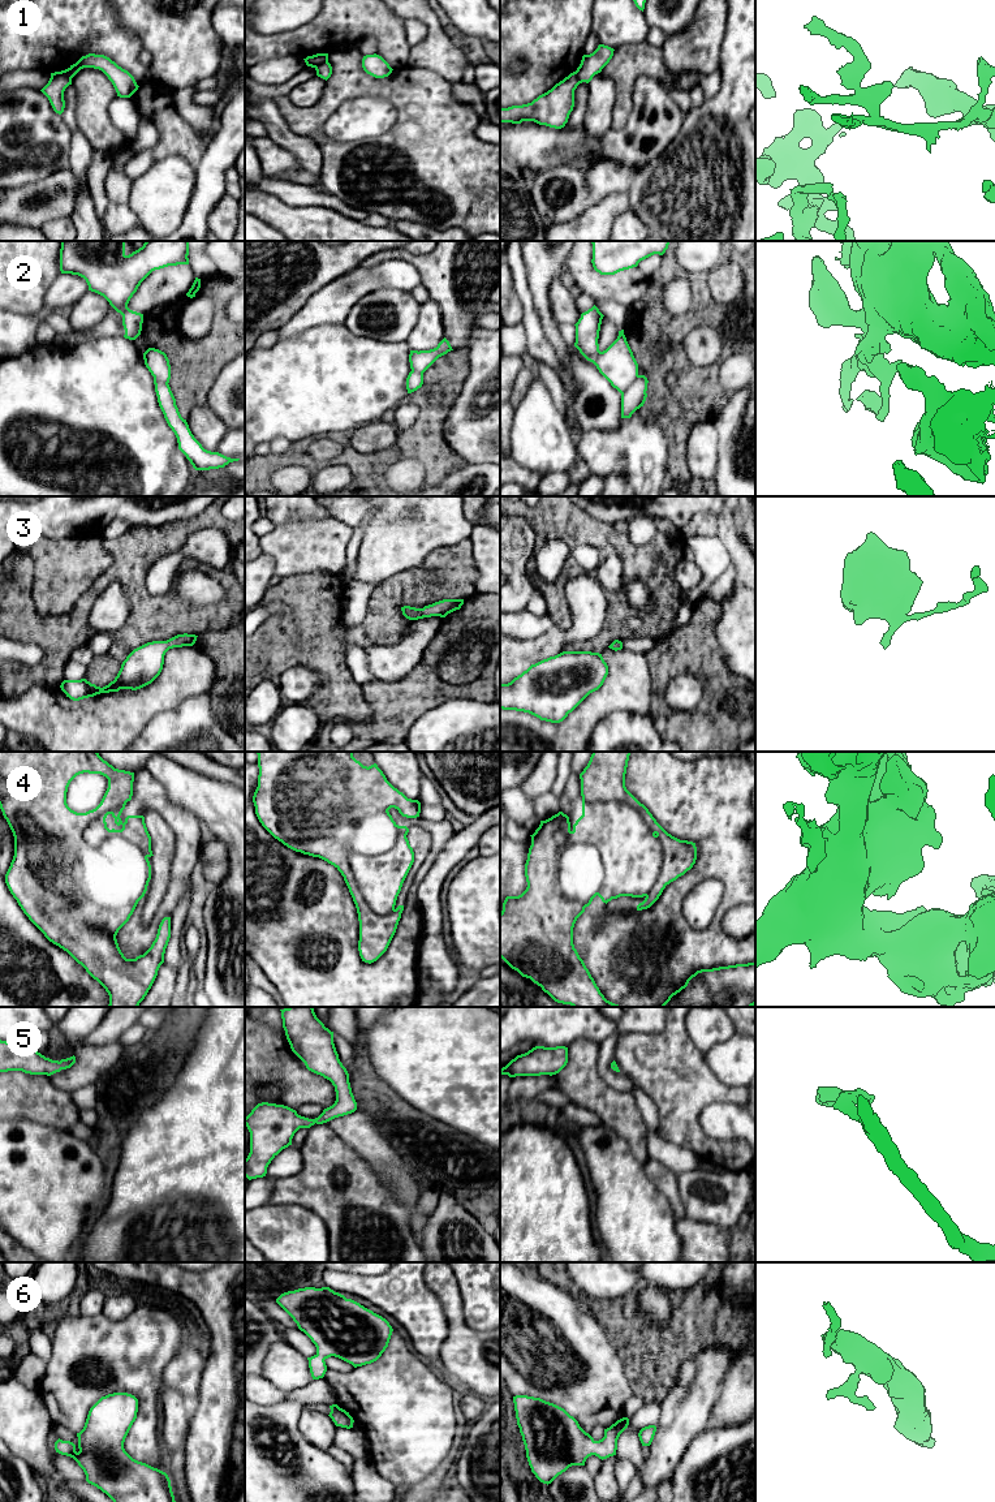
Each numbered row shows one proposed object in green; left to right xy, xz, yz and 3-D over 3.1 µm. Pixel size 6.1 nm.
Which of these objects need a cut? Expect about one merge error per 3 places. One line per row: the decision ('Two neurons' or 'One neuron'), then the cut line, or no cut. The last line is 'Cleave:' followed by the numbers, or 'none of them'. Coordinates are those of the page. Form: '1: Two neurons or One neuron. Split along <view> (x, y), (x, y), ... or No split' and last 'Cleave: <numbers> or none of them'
1: Two neurons. Split along xz (327, 60), (315, 68)
2: Two neurons. Split along yz (638, 375), (621, 394)
3: One neuron. No split
4: One neuron. No split
5: One neuron. No split
6: One neuron. No split
Cleave: 1, 2

